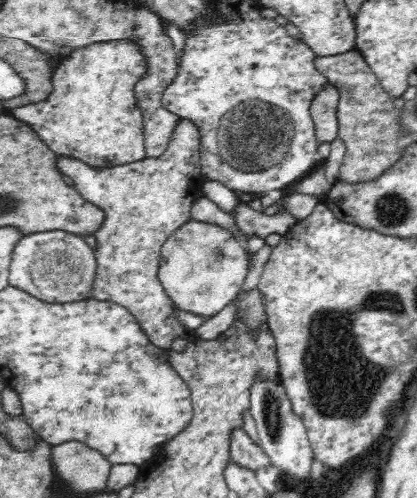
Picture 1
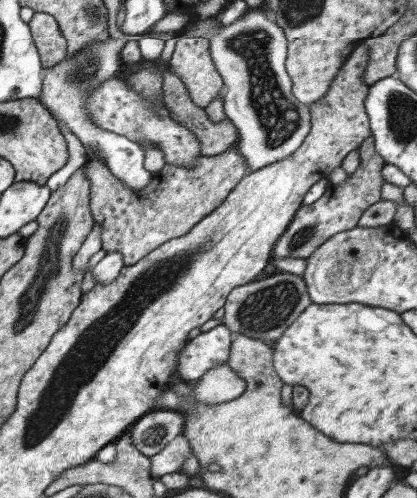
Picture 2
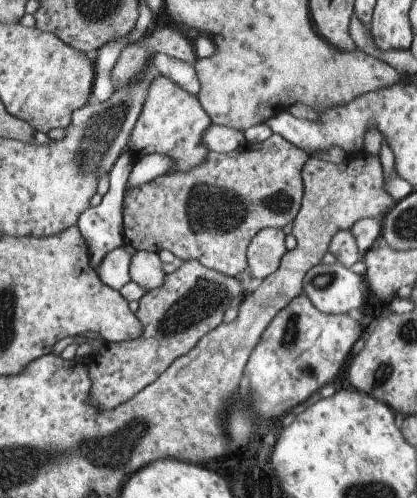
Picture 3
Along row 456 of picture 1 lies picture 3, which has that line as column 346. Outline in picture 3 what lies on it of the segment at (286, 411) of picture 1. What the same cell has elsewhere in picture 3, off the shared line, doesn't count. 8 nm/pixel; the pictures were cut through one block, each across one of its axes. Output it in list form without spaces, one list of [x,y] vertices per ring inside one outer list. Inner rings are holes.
[[[335,262],[331,266],[325,266],[325,264],[313,266],[303,278],[303,292],[301,294],[307,296],[311,306],[315,306],[319,312],[345,316],[349,310],[363,310],[367,292],[369,292],[369,286],[363,276],[357,276],[357,274],[349,272],[345,266],[341,266],[339,262]]]

